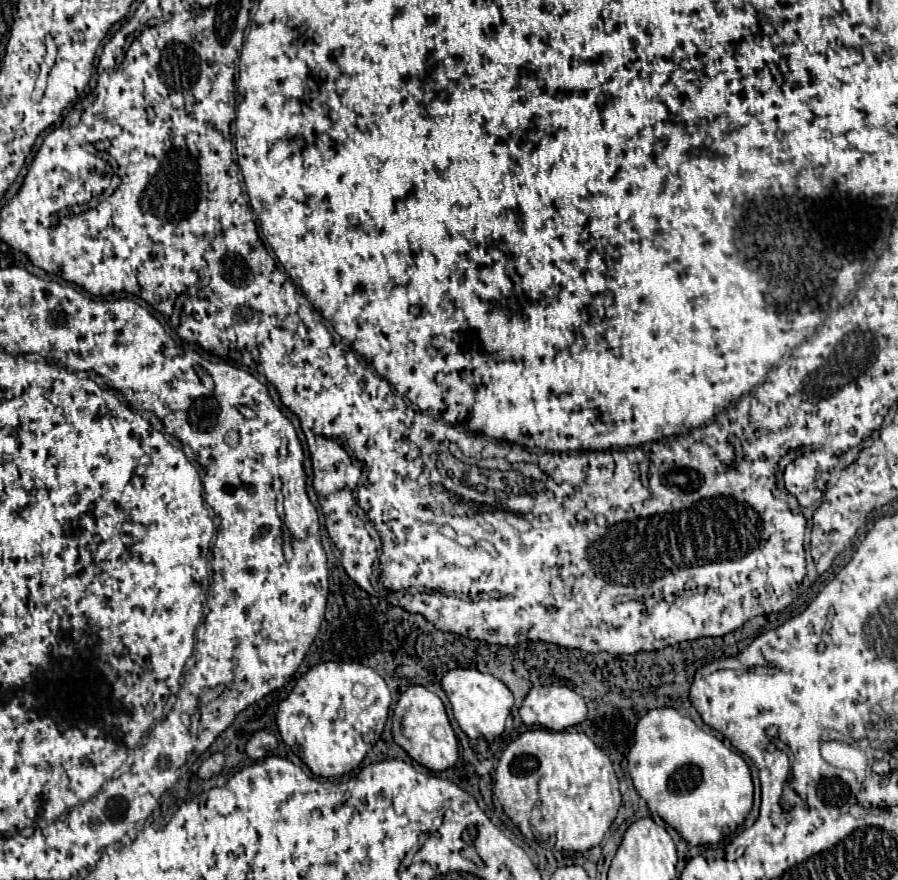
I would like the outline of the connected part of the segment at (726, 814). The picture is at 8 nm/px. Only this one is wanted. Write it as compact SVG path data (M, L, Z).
M675 708L649 710L637 722L635 742L629 750L627 762L633 786L647 802L649 810L657 812L669 826L673 826L689 846L717 844L729 834L735 834L753 806L753 782L747 762L713 734L703 732L691 718L681 716Z

